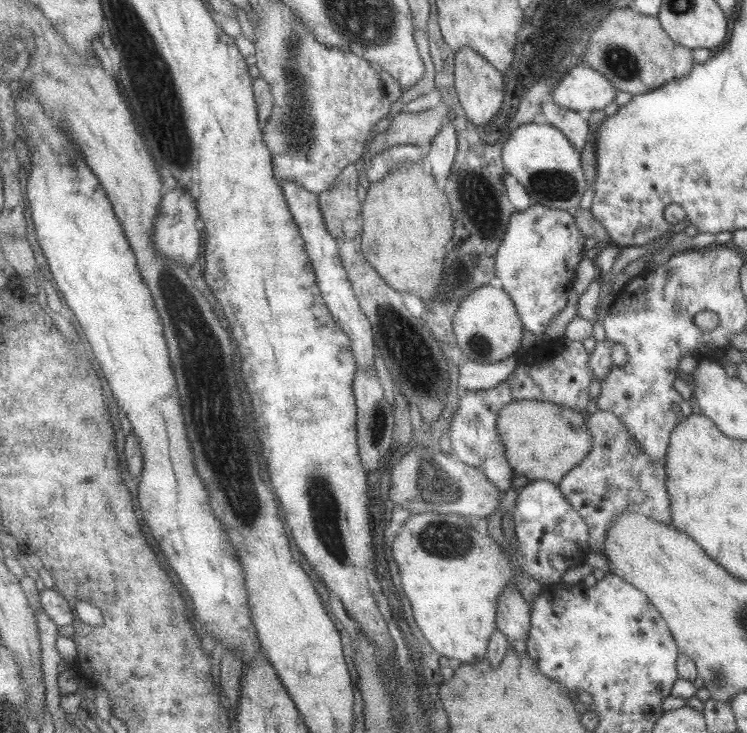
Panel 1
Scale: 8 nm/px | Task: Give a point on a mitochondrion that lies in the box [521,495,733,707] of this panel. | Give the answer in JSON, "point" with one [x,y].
{"point":[719,676]}

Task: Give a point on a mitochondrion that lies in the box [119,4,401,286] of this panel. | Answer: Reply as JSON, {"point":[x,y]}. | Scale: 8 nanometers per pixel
{"point":[296,135]}

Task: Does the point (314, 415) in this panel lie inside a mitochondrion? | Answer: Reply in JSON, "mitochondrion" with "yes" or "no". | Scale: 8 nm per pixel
{"mitochondrion":"no"}

